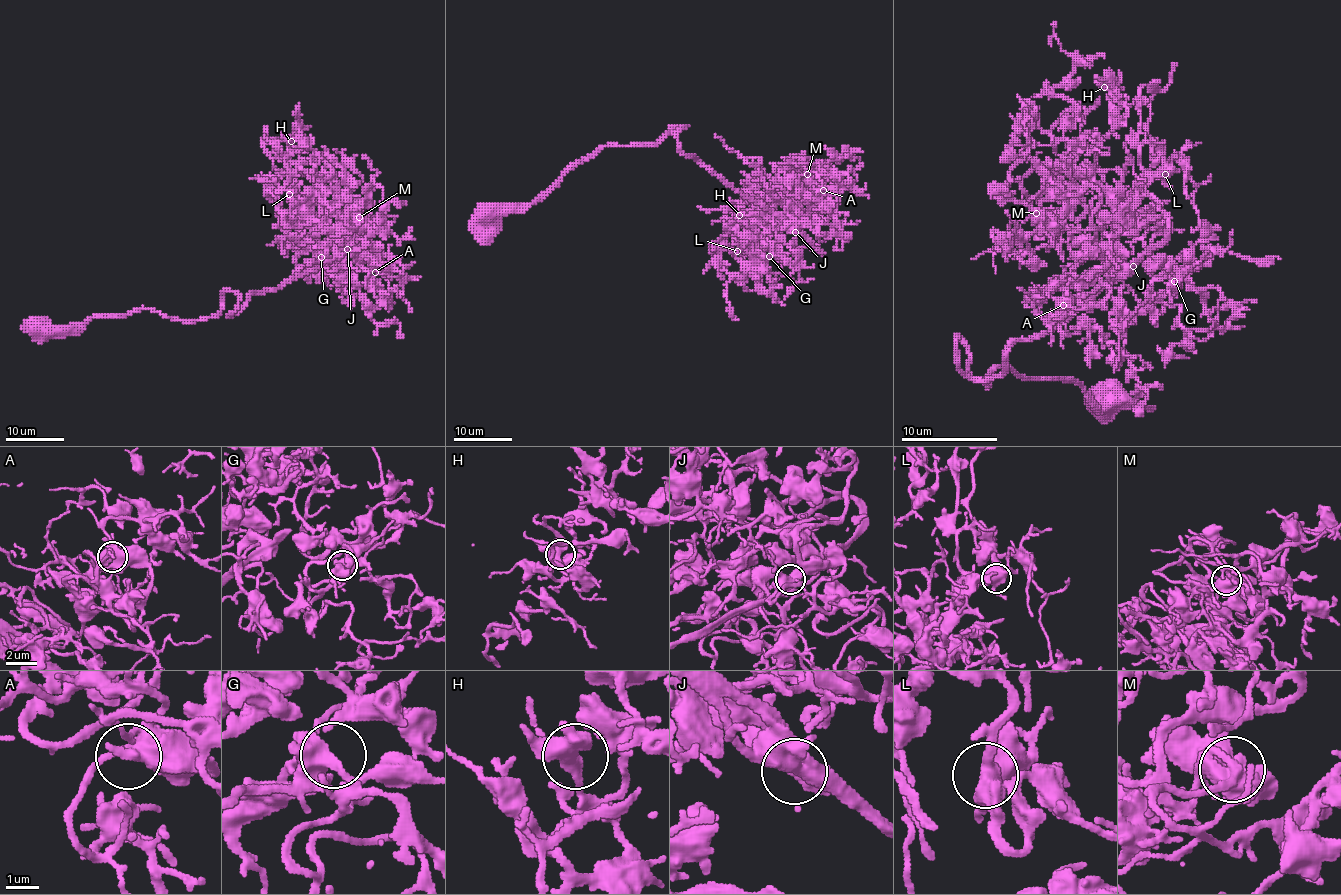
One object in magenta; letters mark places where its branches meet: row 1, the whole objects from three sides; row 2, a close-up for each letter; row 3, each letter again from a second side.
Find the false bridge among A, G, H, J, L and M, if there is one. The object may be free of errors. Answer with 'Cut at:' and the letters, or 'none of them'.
Cut at: none of them

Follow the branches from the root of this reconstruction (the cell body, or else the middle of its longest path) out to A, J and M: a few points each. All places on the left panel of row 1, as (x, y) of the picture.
A: (304, 273), (337, 256), (346, 259), (362, 238), (365, 254), (381, 263), (375, 272)
J: (304, 273), (347, 249)
M: (304, 273), (337, 254), (333, 236), (337, 231), (368, 223), (369, 201), (347, 212), (350, 223), (359, 217)

